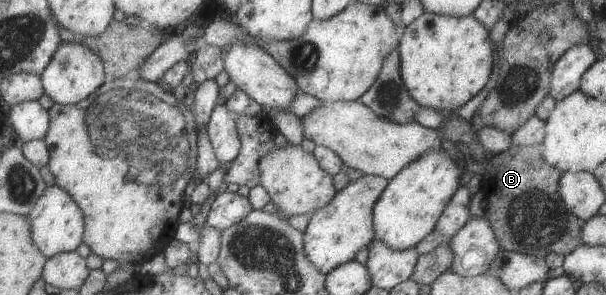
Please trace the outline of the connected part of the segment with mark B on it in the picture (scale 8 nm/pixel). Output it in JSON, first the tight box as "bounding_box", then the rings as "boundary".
{"bounding_box":[483,144,584,258],"boundary":[[[539,144],[524,147],[509,147],[503,153],[497,153],[488,159],[483,178],[484,217],[491,225],[495,240],[501,249],[544,258],[546,254],[555,253],[565,256],[580,242],[580,228],[584,221],[574,217],[559,198],[557,187],[560,170],[550,167],[542,159],[542,148]]]}

